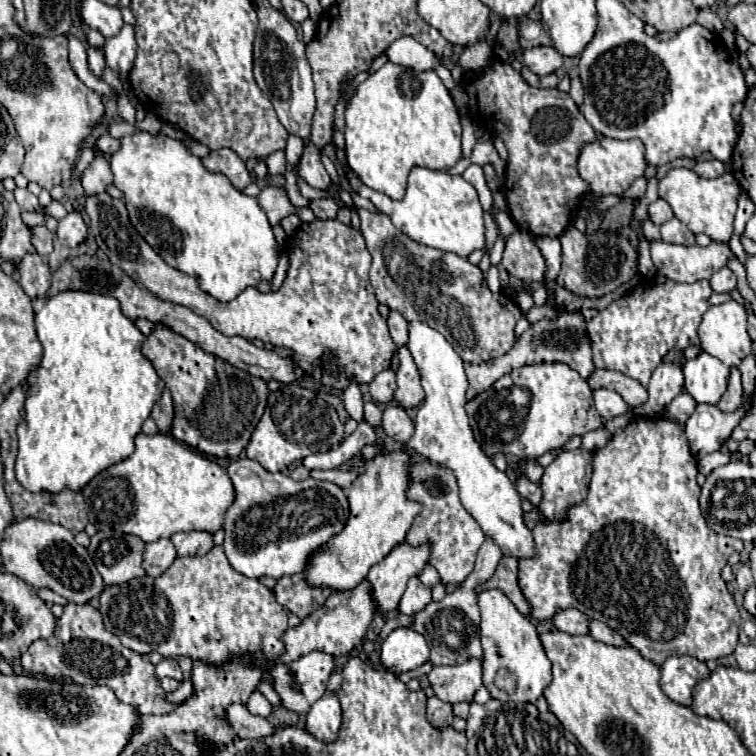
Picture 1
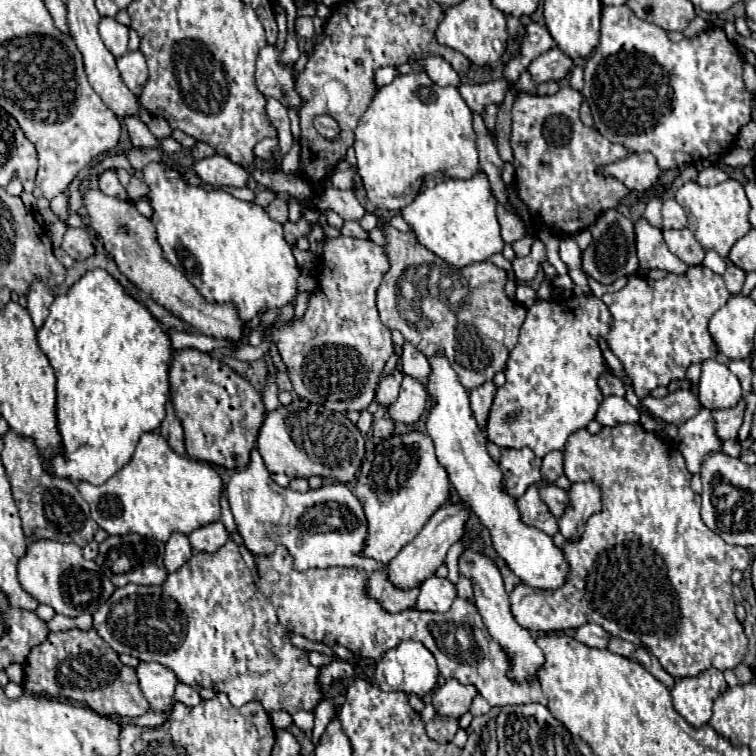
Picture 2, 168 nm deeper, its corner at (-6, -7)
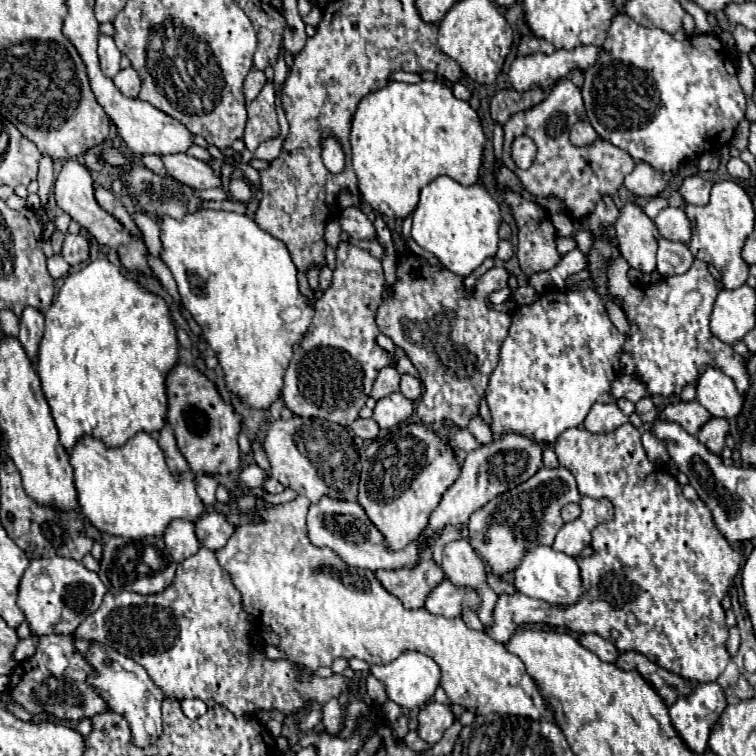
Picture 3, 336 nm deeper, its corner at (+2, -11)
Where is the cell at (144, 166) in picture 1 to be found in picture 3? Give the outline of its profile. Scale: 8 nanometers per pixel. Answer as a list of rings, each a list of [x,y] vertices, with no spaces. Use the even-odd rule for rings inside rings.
[[[202,210],[188,214],[182,222],[164,216],[162,244],[162,260],[178,284],[182,304],[202,328],[206,344],[214,350],[224,370],[228,392],[236,394],[250,408],[268,410],[280,398],[292,346],[308,334],[314,316],[314,302],[308,302],[298,290],[298,270],[286,244],[258,228],[250,216],[224,210]]]

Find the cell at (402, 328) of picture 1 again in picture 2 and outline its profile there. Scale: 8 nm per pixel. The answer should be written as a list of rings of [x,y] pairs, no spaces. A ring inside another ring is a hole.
[[[404,342],[404,350],[402,350],[402,370],[404,370],[404,374],[418,378],[420,382],[428,380],[428,360],[410,342]]]

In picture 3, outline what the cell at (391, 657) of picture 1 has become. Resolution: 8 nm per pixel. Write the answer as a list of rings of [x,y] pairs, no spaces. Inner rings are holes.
[[[404,652],[394,662],[384,665],[369,665],[362,660],[351,658],[349,659],[349,666],[355,672],[366,670],[374,674],[386,686],[388,698],[392,702],[396,702],[398,706],[402,706],[402,708],[420,708],[420,706],[424,706],[428,700],[432,700],[436,688],[440,686],[440,668],[438,668],[438,664],[430,656],[420,654],[420,652]]]

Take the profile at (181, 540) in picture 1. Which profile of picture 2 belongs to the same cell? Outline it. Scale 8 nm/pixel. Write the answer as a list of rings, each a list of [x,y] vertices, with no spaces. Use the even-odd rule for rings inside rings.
[[[216,522],[216,524],[208,524],[204,528],[198,528],[188,538],[190,538],[192,554],[216,552],[228,540],[228,532],[224,530],[224,526],[220,522]]]

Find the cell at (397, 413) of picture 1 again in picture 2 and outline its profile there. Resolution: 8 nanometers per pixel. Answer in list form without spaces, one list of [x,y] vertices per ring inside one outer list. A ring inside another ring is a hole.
[[[380,418],[378,422],[374,422],[372,432],[374,432],[376,438],[386,440],[386,438],[390,438],[390,436],[396,432],[396,424],[394,424],[392,418]]]

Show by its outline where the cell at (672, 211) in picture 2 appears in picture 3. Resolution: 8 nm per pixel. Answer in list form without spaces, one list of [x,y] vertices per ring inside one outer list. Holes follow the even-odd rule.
[[[676,206],[664,208],[654,218],[654,224],[656,224],[660,236],[666,240],[688,244],[692,238],[692,226],[690,226],[690,220],[688,220],[684,208],[676,208]]]

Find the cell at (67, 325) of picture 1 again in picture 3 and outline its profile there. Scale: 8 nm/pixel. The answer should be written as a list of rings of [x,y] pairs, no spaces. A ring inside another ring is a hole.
[[[94,260],[90,262],[86,268],[82,268],[76,274],[66,276],[62,288],[58,290],[58,298],[52,302],[52,306],[46,312],[46,330],[44,330],[44,338],[40,342],[40,352],[38,352],[38,364],[36,364],[36,372],[38,378],[42,382],[42,392],[48,400],[48,406],[52,410],[52,418],[58,426],[60,432],[60,442],[66,450],[70,450],[76,440],[84,434],[92,434],[96,438],[100,438],[104,444],[108,446],[124,446],[128,438],[132,438],[136,432],[144,430],[144,432],[154,432],[160,430],[166,422],[166,412],[168,412],[168,400],[166,400],[166,376],[168,372],[178,364],[178,338],[176,338],[176,326],[170,314],[170,306],[166,304],[166,300],[158,294],[148,292],[146,288],[140,286],[138,280],[128,278],[120,272],[120,268],[116,264],[112,264],[110,260]]]

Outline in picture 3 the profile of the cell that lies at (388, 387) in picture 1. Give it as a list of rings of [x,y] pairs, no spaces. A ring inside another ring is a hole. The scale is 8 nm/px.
[[[382,368],[378,378],[374,380],[374,388],[370,392],[370,396],[374,400],[380,400],[380,398],[386,398],[390,396],[392,392],[398,392],[400,390],[400,374],[396,368]]]

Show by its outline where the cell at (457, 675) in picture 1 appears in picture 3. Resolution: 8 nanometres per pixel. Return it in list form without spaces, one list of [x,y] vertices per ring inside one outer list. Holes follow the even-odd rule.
[[[428,702],[420,714],[418,714],[418,736],[428,742],[428,744],[436,744],[444,730],[450,728],[454,722],[454,714],[450,712],[448,704],[438,704],[438,702]]]

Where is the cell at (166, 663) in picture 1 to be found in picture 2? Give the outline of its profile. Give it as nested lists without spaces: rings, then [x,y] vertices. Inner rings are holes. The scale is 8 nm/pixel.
[[[140,662],[136,674],[152,710],[166,710],[174,704],[174,686],[178,678],[170,668],[154,662]]]

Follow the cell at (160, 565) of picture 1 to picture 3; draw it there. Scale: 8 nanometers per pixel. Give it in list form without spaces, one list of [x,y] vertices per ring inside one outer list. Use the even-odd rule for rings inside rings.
[[[172,520],[164,532],[164,542],[168,544],[168,550],[176,562],[186,560],[200,550],[196,528],[190,520]]]

